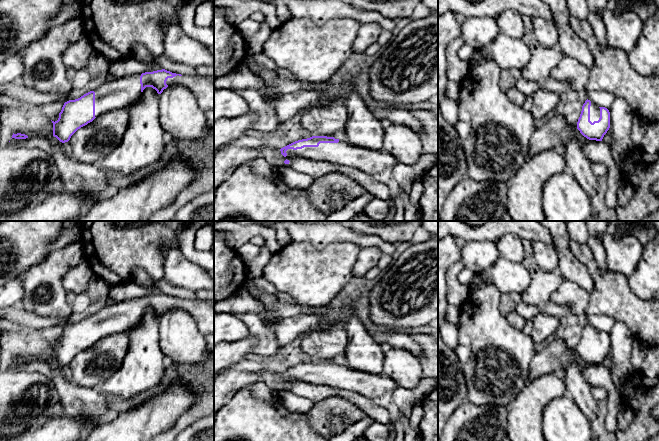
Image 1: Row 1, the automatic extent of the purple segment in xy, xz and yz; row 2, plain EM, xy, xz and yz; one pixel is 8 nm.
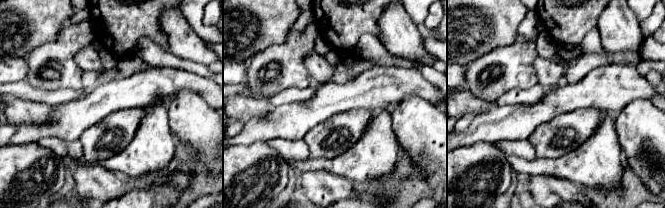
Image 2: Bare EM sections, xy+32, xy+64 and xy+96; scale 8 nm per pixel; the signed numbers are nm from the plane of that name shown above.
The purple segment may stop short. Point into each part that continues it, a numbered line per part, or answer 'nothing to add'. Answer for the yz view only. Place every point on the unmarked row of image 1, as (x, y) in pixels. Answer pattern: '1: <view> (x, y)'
1: yz (594, 333)

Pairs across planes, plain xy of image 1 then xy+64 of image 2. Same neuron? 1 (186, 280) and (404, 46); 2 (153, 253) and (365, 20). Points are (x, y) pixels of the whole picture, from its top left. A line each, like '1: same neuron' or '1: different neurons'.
1: same neuron
2: same neuron

